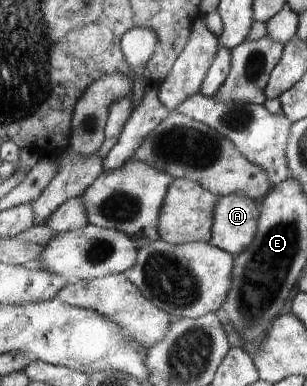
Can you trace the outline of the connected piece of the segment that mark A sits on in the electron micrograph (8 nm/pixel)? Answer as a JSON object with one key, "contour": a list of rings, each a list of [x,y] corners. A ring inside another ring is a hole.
{"contour":[[[243,194],[221,196],[210,242],[237,257],[253,243],[259,220],[259,202],[253,198]]]}

